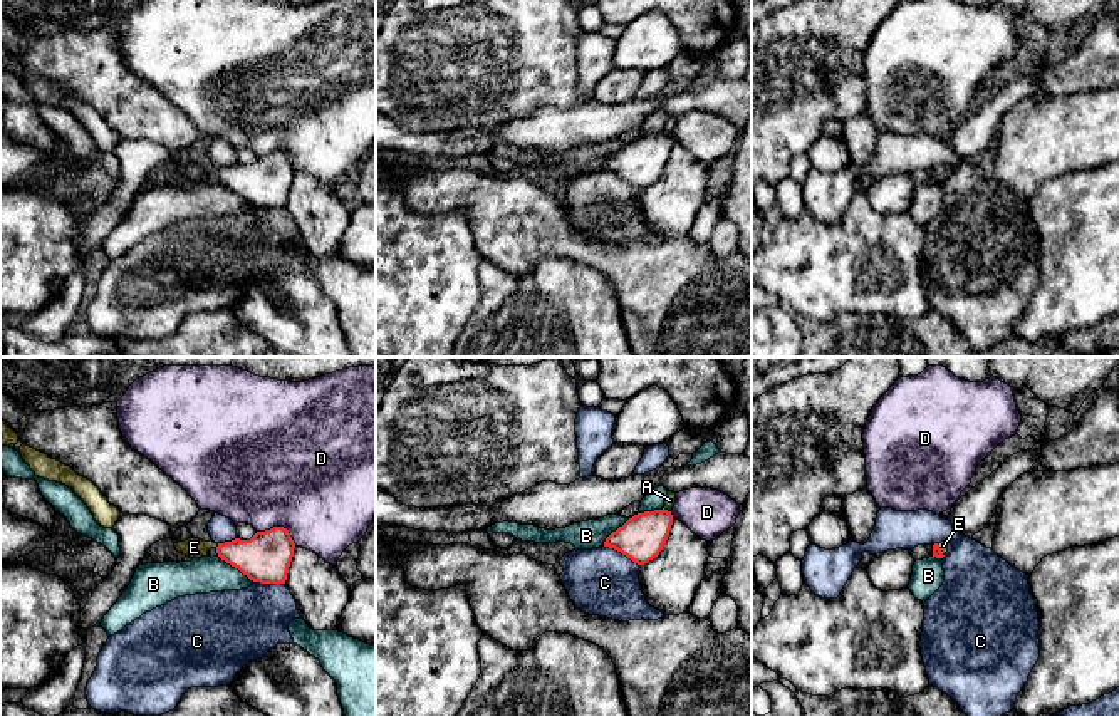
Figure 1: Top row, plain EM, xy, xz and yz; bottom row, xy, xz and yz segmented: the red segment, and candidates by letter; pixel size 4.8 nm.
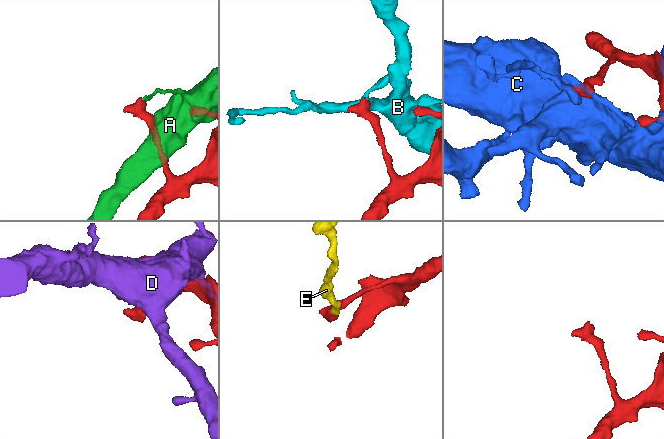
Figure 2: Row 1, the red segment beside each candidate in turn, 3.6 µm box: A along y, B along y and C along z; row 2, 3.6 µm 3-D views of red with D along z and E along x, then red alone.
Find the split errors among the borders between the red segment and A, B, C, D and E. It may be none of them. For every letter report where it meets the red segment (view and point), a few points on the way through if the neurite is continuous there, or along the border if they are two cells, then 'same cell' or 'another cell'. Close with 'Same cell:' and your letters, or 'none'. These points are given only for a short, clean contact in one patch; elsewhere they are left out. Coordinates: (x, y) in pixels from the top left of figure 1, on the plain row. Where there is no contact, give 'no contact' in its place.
A: meets red in xz at (666, 134); another cell
B: meets red in xy at (237, 191); another cell
C: meets red in xz at (623, 178); another cell
D: meets red in xy at (281, 151); another cell
E: meets red in xy at (218, 170); runs through xy (265, 181), (250, 181), (218, 170), (193, 171); same cell
Same cell: E

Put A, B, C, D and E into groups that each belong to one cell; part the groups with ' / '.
A / B / C / D / E

